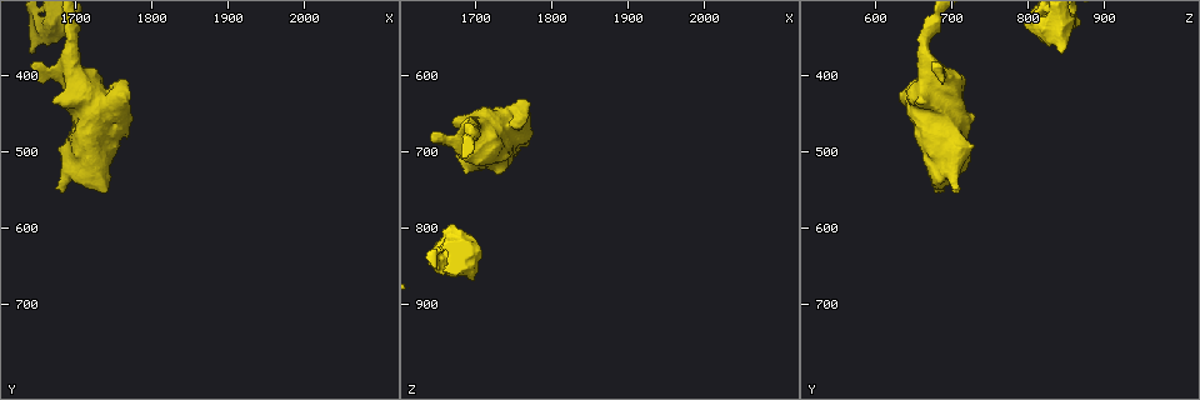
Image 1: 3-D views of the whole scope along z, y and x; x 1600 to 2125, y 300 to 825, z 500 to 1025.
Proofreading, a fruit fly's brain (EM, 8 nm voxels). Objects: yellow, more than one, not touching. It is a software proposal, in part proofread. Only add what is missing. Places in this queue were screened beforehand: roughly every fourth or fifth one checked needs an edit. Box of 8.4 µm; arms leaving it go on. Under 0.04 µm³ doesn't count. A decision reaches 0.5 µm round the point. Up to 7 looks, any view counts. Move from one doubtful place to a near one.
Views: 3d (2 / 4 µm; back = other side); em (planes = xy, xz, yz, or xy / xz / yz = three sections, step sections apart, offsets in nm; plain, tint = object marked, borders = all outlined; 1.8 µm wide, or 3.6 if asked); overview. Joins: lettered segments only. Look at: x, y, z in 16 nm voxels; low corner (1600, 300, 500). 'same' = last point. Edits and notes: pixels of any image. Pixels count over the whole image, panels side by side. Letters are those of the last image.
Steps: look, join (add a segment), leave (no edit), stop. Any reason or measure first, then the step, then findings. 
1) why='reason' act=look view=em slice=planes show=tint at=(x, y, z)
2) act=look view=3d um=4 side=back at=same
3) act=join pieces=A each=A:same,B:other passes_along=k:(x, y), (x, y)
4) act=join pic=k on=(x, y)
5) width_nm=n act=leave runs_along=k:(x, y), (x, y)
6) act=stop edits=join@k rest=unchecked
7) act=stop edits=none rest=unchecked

act=look view=em slice=planes show=borders at=(1640, 370, 845)

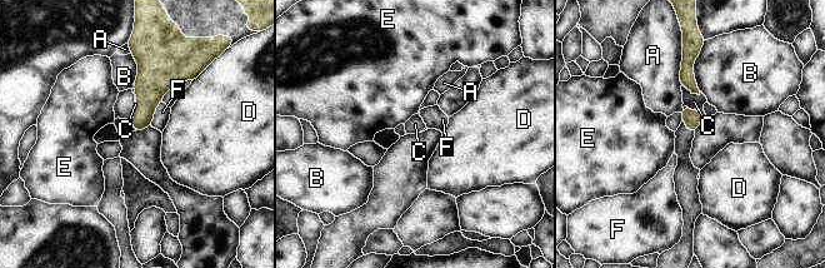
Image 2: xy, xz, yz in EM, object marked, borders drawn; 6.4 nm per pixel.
act=join pieces=C each=A:other,B:other,C:same,D:other,E:other,F:other passes_along=2:(691, 118), (700, 112), (694, 102) found='it goes on there'

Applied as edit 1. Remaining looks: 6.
act=look view=overview

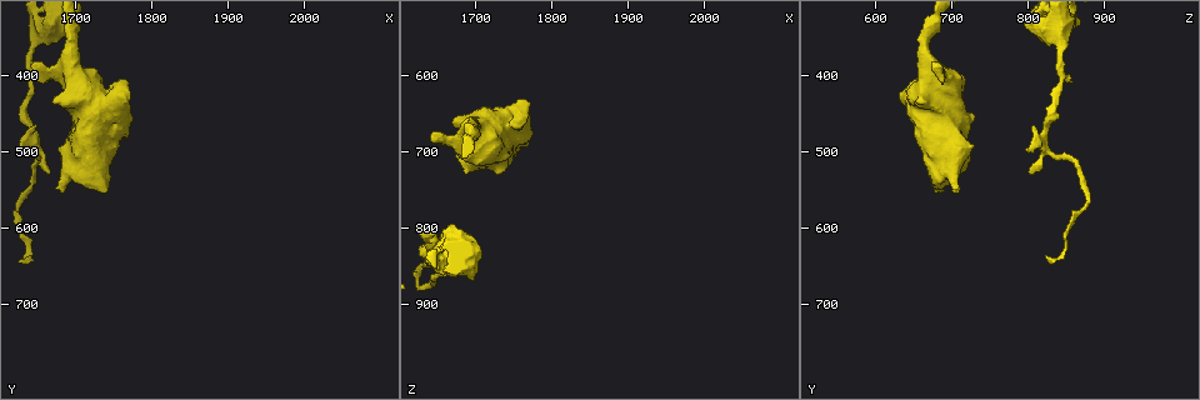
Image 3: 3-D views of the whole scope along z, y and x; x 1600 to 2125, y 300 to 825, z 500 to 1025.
why='branch stops here' act=look view=em um=3.6 slice=planes show=borders at=(1645, 385, 670)

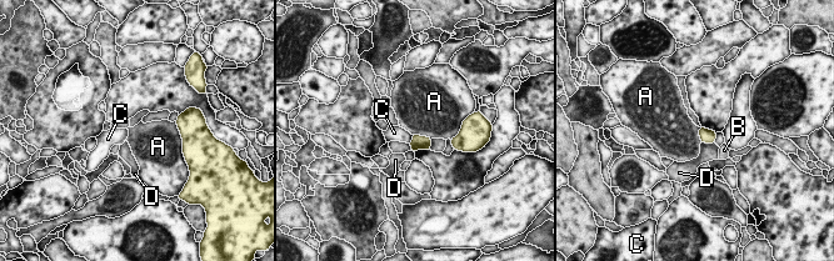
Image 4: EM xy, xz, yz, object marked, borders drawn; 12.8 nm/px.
act=leave each=A:other,B:other,C:other,D:other border=4:(413, 134), (430, 139) found='none of them fits'

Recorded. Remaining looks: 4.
act=stop edits=join@2 rest=unchecked

